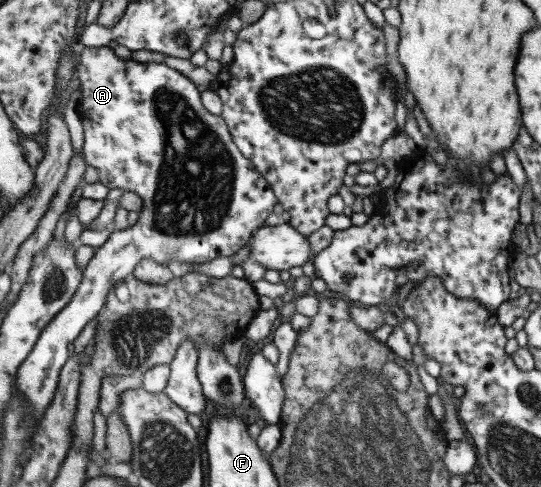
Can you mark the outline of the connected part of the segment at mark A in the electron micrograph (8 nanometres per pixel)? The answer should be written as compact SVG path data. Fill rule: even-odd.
M105 46L100 48L85 48L85 50L83 50L83 54L81 54L81 66L78 66L77 79L80 81L80 88L82 91L79 115L84 129L82 155L84 156L85 162L98 171L100 174L99 182L104 186L107 186L107 188L121 188L125 191L140 194L141 198L144 200L144 207L134 225L129 226L123 231L117 230L116 232L113 232L109 236L109 239L96 249L93 257L84 269L84 280L81 281L80 288L75 293L72 301L69 302L64 310L45 327L33 352L28 356L28 360L25 361L18 370L18 391L24 394L26 401L30 404L30 408L25 411L31 411L36 416L38 426L44 417L45 411L56 398L57 389L60 388L61 371L67 364L67 361L72 357L71 352L69 352L69 344L71 344L73 340L77 340L77 336L79 336L79 334L87 328L87 325L102 312L105 303L108 301L108 294L112 289L112 286L117 285L119 281L125 279L133 281L136 266L139 265L144 258L152 258L155 262L166 265L169 264L169 262L173 262L173 260L185 262L187 264L202 264L203 262L209 262L209 260L215 260L217 256L233 256L235 252L239 252L239 250L249 242L249 238L254 235L257 229L264 227L263 224L265 224L265 220L271 216L275 204L280 203L280 199L277 198L276 191L273 190L269 180L265 179L265 176L261 174L260 171L257 171L252 159L247 158L241 152L240 147L237 146L232 131L229 130L228 123L222 116L215 116L215 114L211 114L211 112L207 110L203 105L202 93L197 90L197 85L179 70L173 69L164 63L139 63L130 58L119 60L119 58L115 56L114 50Z

